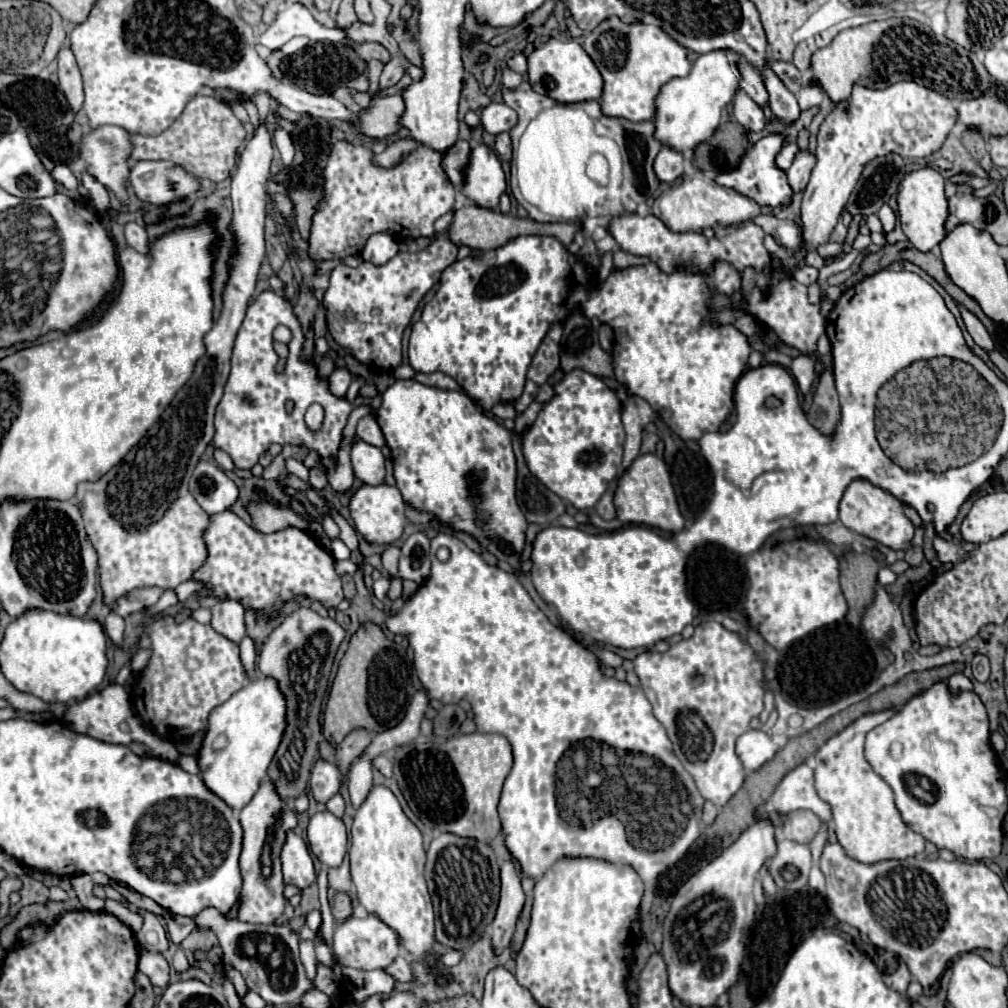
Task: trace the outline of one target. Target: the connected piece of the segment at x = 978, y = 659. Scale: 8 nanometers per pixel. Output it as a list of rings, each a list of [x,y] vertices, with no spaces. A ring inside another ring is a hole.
[[[976,654],[971,662],[971,668],[974,678],[984,683],[990,676],[990,662],[983,654]]]

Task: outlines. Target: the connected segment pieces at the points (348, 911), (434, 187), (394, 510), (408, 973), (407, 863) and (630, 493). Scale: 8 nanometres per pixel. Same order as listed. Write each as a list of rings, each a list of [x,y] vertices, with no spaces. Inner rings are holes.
[[[336,893],[336,901],[334,901],[334,907],[332,907],[332,913],[334,913],[336,923],[344,923],[352,915],[352,905],[350,905],[348,895]]]
[[[338,141],[330,149],[328,165],[324,167],[326,185],[324,185],[324,203],[320,205],[318,213],[312,219],[312,233],[310,233],[310,257],[312,259],[344,259],[348,255],[360,255],[366,239],[376,233],[390,233],[396,241],[404,239],[418,239],[424,237],[430,243],[436,239],[434,221],[444,213],[454,209],[454,187],[446,179],[446,171],[442,167],[442,157],[418,145],[404,161],[396,167],[382,169],[372,165],[372,151],[364,145],[352,145],[346,141]]]
[[[362,485],[358,491],[354,491],[350,499],[350,515],[354,519],[356,531],[362,533],[370,543],[378,543],[378,545],[390,545],[398,541],[406,525],[404,499],[400,491],[390,485],[378,485],[378,487]]]
[[[396,957],[396,961],[386,969],[396,981],[402,981],[402,983],[410,983],[410,981],[416,981],[410,965],[402,959],[402,957]]]
[[[372,787],[366,801],[358,807],[348,855],[352,881],[366,911],[376,913],[386,925],[396,929],[410,953],[424,955],[430,951],[434,943],[434,911],[424,881],[426,851],[422,847],[422,833],[406,817],[388,787]]]
[[[650,453],[640,455],[632,463],[632,467],[622,477],[618,477],[614,505],[616,505],[618,519],[622,523],[648,525],[648,527],[656,527],[656,529],[670,531],[670,533],[684,529],[684,517],[682,517],[678,501],[676,501],[676,493],[674,493],[672,481],[670,481],[668,467],[656,455],[650,455]]]

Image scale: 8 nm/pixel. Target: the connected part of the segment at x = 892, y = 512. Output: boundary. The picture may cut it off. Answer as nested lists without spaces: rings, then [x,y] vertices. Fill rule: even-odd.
[[[856,479],[848,485],[844,491],[844,497],[840,501],[840,521],[858,535],[864,535],[868,539],[874,539],[890,549],[908,549],[912,545],[914,537],[914,525],[904,515],[904,505],[888,491],[874,487],[872,483],[864,479]]]

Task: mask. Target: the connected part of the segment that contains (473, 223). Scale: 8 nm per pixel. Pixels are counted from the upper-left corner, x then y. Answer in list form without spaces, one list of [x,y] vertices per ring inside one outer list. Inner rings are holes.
[[[468,203],[462,209],[458,209],[454,215],[454,223],[450,227],[450,241],[456,245],[466,245],[472,251],[490,251],[490,249],[498,249],[506,245],[508,241],[520,235],[550,235],[550,237],[556,237],[562,245],[570,245],[574,241],[574,235],[580,231],[580,227],[582,227],[580,221],[578,223],[536,223],[530,217],[526,219],[510,217],[502,211],[494,211],[494,209],[478,207],[476,203]]]

